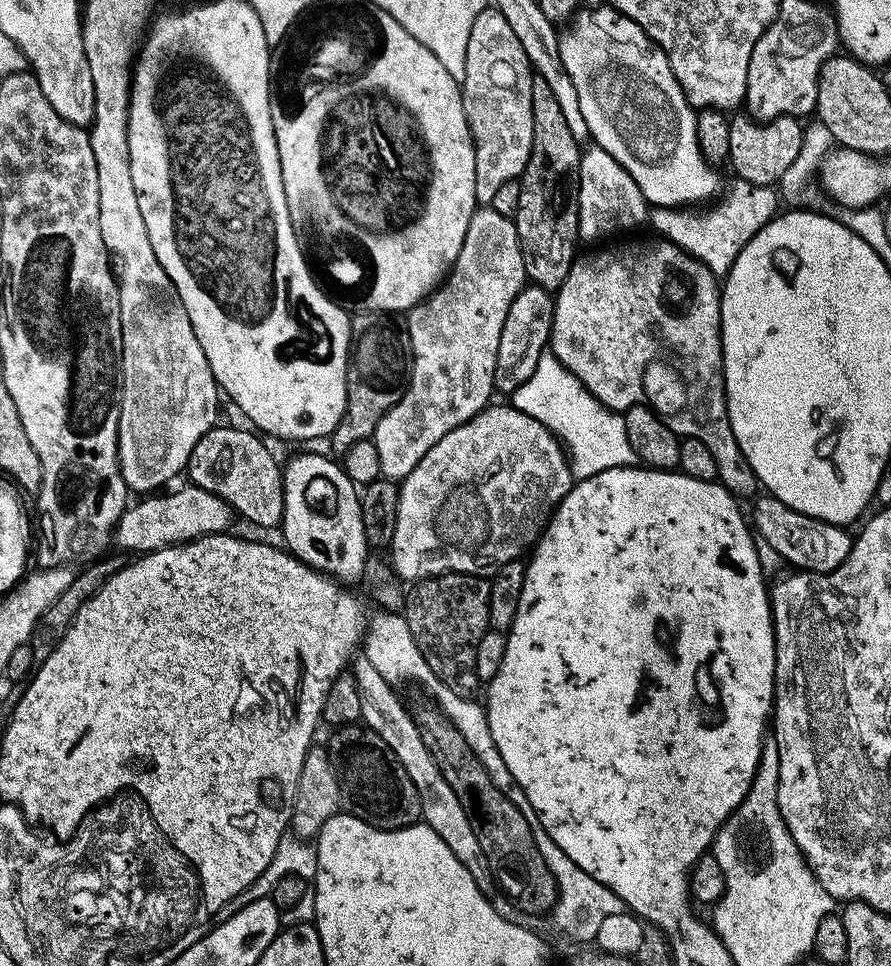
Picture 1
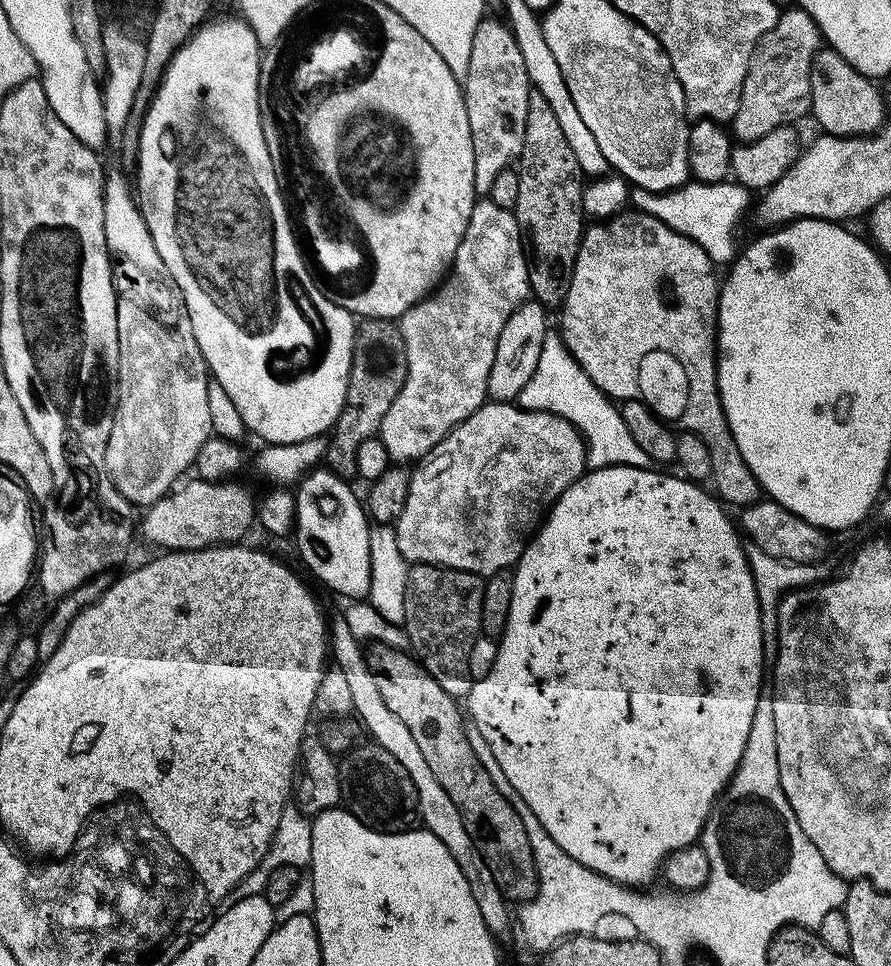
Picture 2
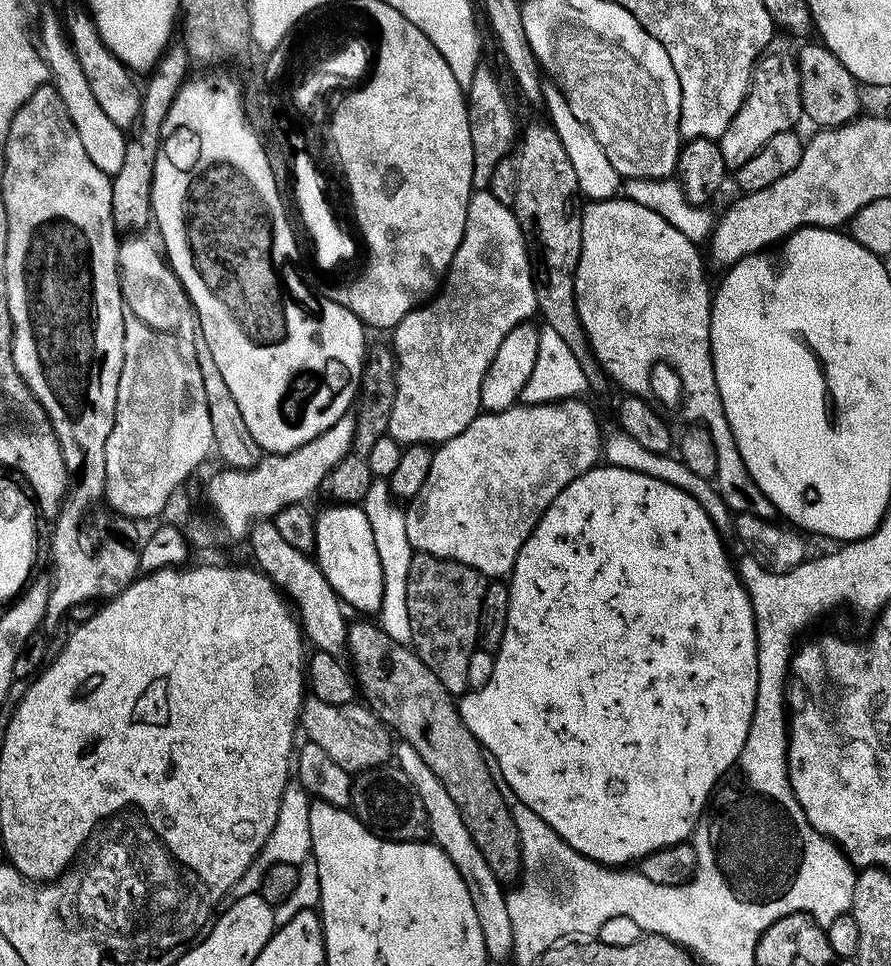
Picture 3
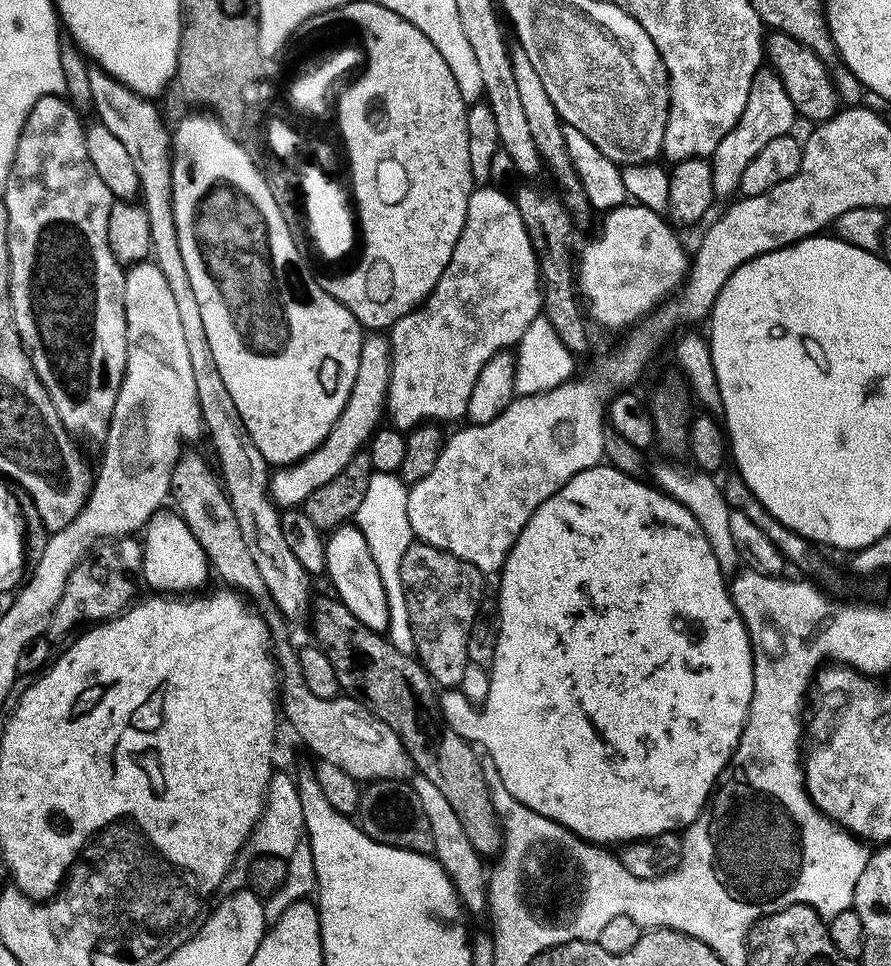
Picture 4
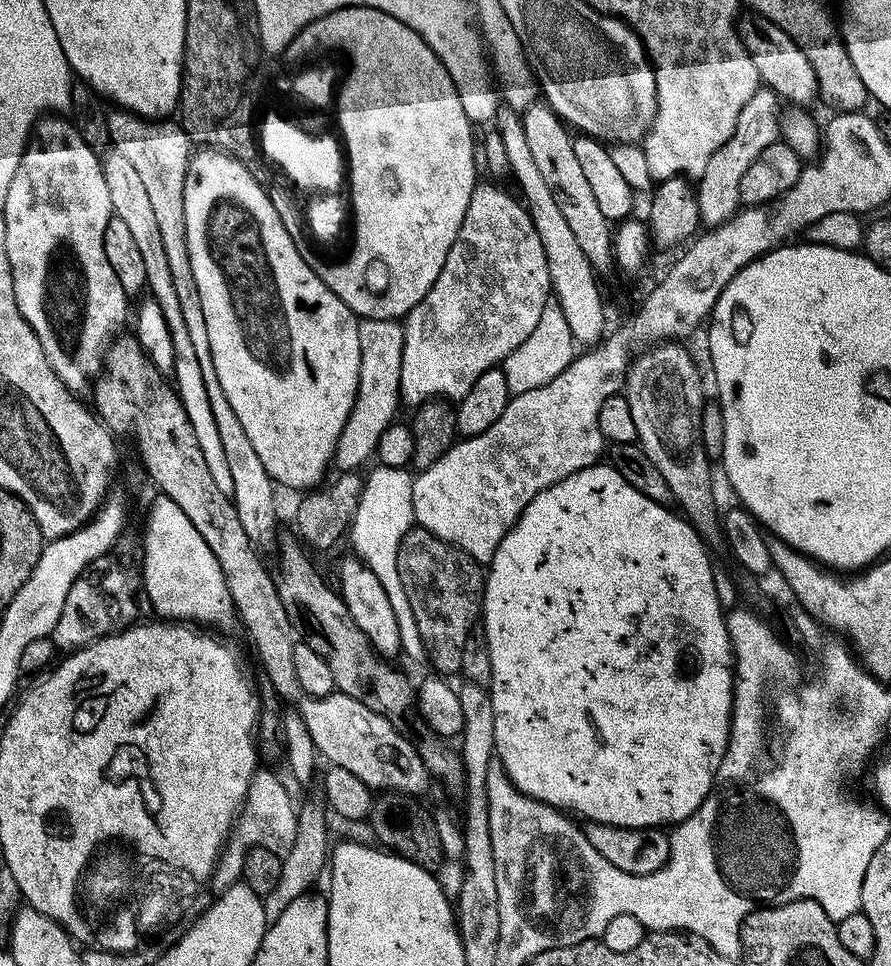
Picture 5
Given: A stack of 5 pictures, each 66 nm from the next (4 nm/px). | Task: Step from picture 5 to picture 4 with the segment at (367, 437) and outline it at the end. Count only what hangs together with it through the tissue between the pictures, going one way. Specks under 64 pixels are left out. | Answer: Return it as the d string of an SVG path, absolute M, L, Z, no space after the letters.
M368 334L361 339L360 357L358 358L358 374L354 378L354 386L350 390L350 398L338 414L330 434L326 434L316 449L296 461L295 464L280 466L271 473L270 495L281 509L295 509L303 505L320 486L342 474L355 456L365 451L374 433L381 427L382 417L388 402L388 383L392 373L392 345L384 334Z

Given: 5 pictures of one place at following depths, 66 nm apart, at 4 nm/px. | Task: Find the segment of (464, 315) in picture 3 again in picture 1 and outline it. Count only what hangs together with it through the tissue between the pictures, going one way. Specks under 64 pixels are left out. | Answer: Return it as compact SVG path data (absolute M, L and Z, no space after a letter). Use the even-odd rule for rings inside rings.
M491 206L477 207L451 272L431 296L407 313L412 347L408 389L378 422L374 437L383 479L403 482L410 470L426 458L430 446L438 446L450 430L489 407L494 396L494 366L502 326L510 302L525 287L522 250L513 217L500 217ZM492 220L501 224L497 236Z

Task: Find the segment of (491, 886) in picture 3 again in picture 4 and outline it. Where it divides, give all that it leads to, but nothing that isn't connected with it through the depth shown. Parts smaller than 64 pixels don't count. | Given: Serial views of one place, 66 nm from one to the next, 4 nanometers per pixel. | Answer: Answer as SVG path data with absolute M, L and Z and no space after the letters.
M417 775L411 781L411 786L422 798L422 806L426 809L426 818L430 821L430 831L434 834L434 855L439 860L441 866L446 870L446 874L452 879L452 885L456 887L456 893L460 895L461 901L471 913L480 912L489 907L488 905L488 877L489 869L484 869L485 857L481 856L478 850L474 850L474 842L466 835L466 826L454 814L454 806L450 806L442 790L430 782L430 778Z

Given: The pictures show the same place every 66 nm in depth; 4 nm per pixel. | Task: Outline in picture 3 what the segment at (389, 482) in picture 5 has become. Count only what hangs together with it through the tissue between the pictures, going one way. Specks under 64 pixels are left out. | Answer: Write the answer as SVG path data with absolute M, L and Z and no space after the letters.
M373 479L369 492L366 494L362 507L366 518L370 518L370 530L374 530L374 546L378 546L378 562L382 562L382 604L378 613L378 623L384 633L399 644L409 645L412 640L410 634L410 610L406 610L406 574L410 574L410 562L414 549L410 546L410 538L406 538L406 512L394 499L387 483L383 479Z

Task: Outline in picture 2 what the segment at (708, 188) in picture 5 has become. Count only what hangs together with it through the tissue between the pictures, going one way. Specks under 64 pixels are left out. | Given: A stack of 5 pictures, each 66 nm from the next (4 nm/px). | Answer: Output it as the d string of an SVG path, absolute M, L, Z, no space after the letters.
M795 6L781 11L780 20L758 42L754 54L750 58L750 66L746 70L746 82L742 86L742 98L738 102L738 110L730 122L730 132L737 141L747 142L762 138L762 134L770 134L770 130L778 130L795 125L795 120L807 117L812 111L810 98L810 66L812 57L822 47L822 37L814 18Z

